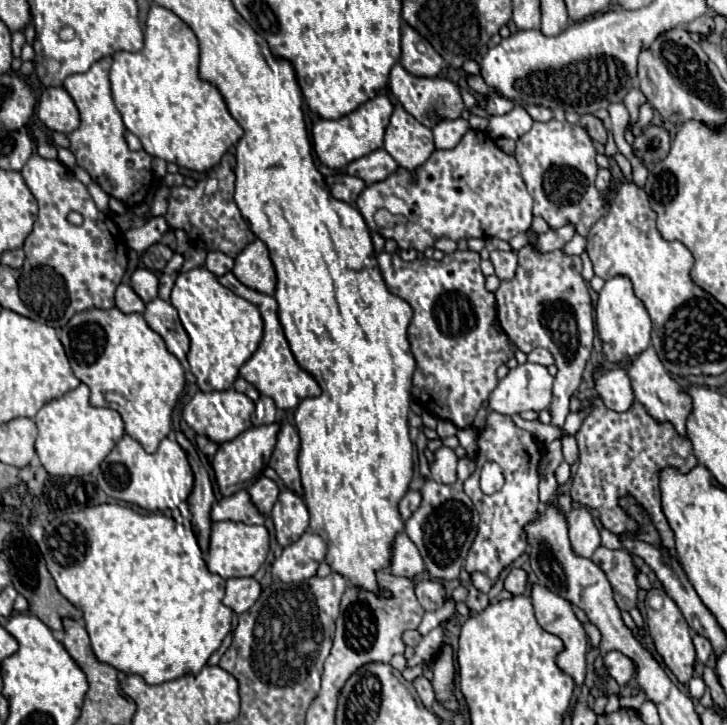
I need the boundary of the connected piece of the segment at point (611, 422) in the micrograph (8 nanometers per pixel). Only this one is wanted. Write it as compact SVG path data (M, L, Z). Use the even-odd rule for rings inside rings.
M634 402L626 412L614 410L594 410L586 416L580 432L576 434L580 460L578 460L578 474L572 478L572 500L596 508L600 512L602 524L612 530L614 534L632 532L638 524L618 506L618 498L632 494L638 504L644 506L648 516L652 518L654 526L662 536L662 546L676 554L674 550L674 532L670 530L666 516L662 514L660 506L660 490L658 490L658 470L666 466L676 466L682 472L692 470L698 460L692 452L692 444L688 438L680 436L670 422L654 420L646 408Z

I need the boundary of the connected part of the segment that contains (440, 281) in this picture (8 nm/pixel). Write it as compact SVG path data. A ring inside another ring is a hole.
M456 250L440 262L434 258L404 262L396 252L382 252L378 264L388 290L404 298L414 310L408 328L408 340L416 358L414 398L438 418L450 420L458 428L470 428L480 404L488 400L498 384L496 368L512 358L508 336L496 320L494 294L484 286L480 256L472 250Z

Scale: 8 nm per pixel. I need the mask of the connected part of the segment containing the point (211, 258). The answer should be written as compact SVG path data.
M208 252L206 268L216 276L224 276L226 272L232 272L234 260L230 256L226 256L224 252Z

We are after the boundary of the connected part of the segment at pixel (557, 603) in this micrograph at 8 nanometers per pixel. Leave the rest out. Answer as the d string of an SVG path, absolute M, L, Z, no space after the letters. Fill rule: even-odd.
M532 584L532 588L530 588L530 600L532 600L534 612L536 612L538 624L540 624L546 632L556 634L556 636L564 642L564 646L566 646L566 650L564 650L564 652L558 656L558 660L556 660L558 666L574 678L576 686L582 686L582 684L584 684L584 678L586 678L588 636L586 636L586 632L584 632L582 622L576 618L572 604L570 604L568 600L564 600L562 596L558 596L556 592L550 592L550 590L548 590L546 586L542 586L542 584Z

